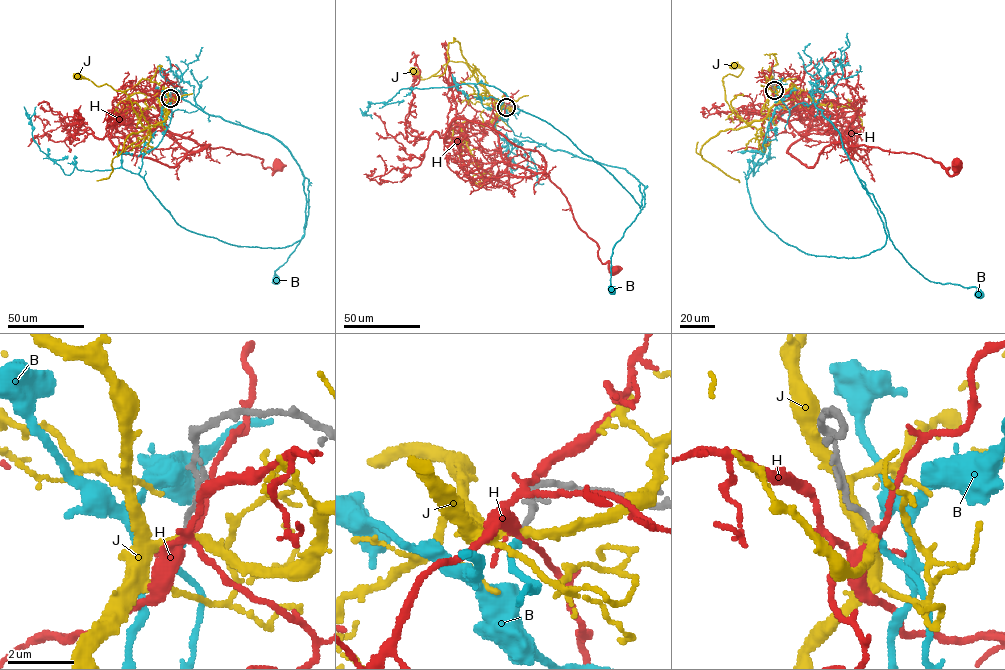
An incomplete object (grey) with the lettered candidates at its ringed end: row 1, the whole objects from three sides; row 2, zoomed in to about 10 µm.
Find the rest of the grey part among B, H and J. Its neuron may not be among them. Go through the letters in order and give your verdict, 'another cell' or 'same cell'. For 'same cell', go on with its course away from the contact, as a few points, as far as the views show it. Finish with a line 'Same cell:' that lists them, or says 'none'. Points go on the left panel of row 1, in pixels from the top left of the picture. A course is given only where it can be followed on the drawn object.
B: same cell | via (170, 98), (171, 115), (177, 109), (199, 109), (273, 136), (308, 179), (304, 234), (275, 270), (275, 280)
H: another cell
J: another cell
Same cell: B

